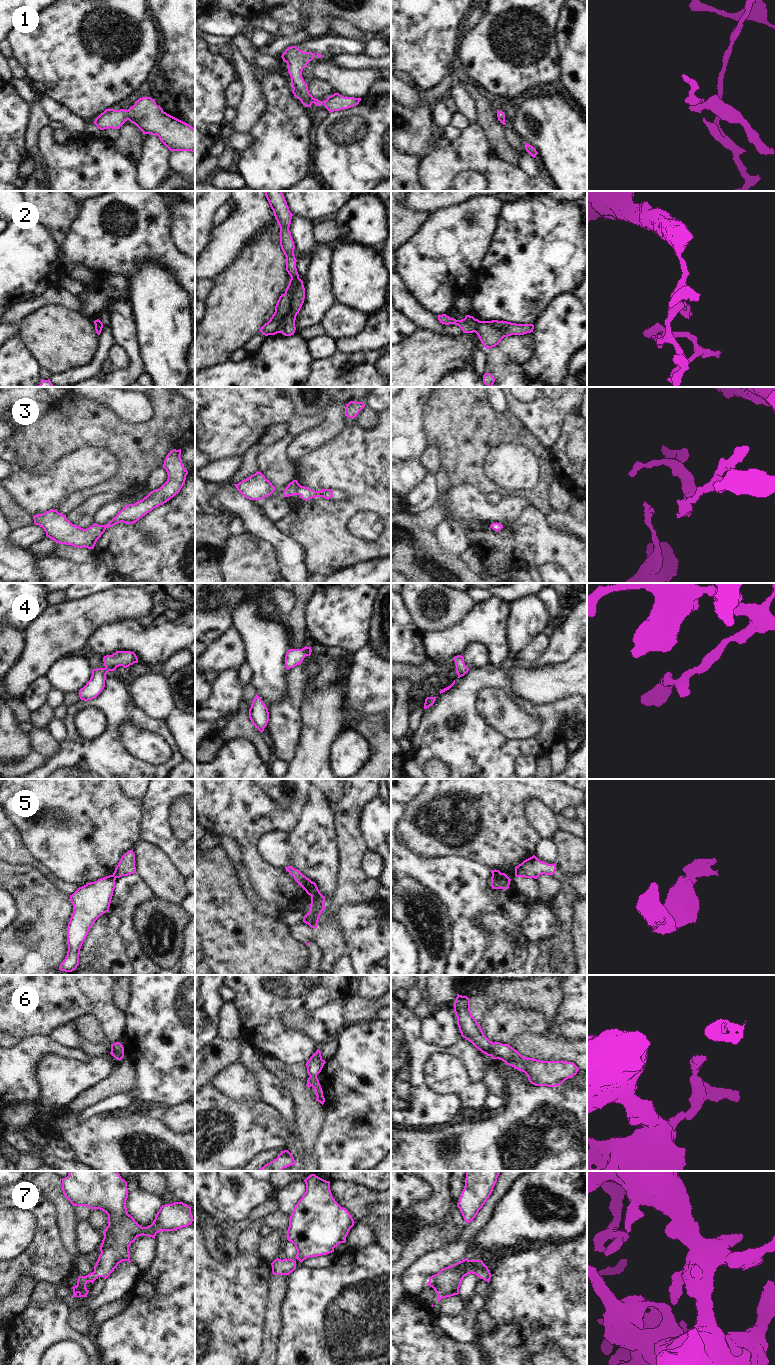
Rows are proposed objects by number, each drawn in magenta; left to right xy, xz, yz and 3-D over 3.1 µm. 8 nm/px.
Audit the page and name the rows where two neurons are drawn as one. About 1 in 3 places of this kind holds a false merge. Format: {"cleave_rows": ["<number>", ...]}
{"cleave_rows": ["2", "5", "6"]}

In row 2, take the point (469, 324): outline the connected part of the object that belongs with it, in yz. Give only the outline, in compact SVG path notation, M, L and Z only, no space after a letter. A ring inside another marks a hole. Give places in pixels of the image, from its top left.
M446 314L438 315L438 320L440 323L449 325L455 324L458 325L463 333L473 333L477 329L477 325L479 323L478 319L475 319L473 316L466 315L462 320L456 320L454 318L450 318Z

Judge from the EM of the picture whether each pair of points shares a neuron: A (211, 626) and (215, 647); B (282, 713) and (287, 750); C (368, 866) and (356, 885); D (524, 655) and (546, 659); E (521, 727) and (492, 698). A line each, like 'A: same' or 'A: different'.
A: different
B: same
C: different
D: different
E: same

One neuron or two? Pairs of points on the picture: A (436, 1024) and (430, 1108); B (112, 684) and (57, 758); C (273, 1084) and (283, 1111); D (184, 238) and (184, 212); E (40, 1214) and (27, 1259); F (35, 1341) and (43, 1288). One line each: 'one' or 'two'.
A: two
B: one
C: one
D: one
E: one
F: two

